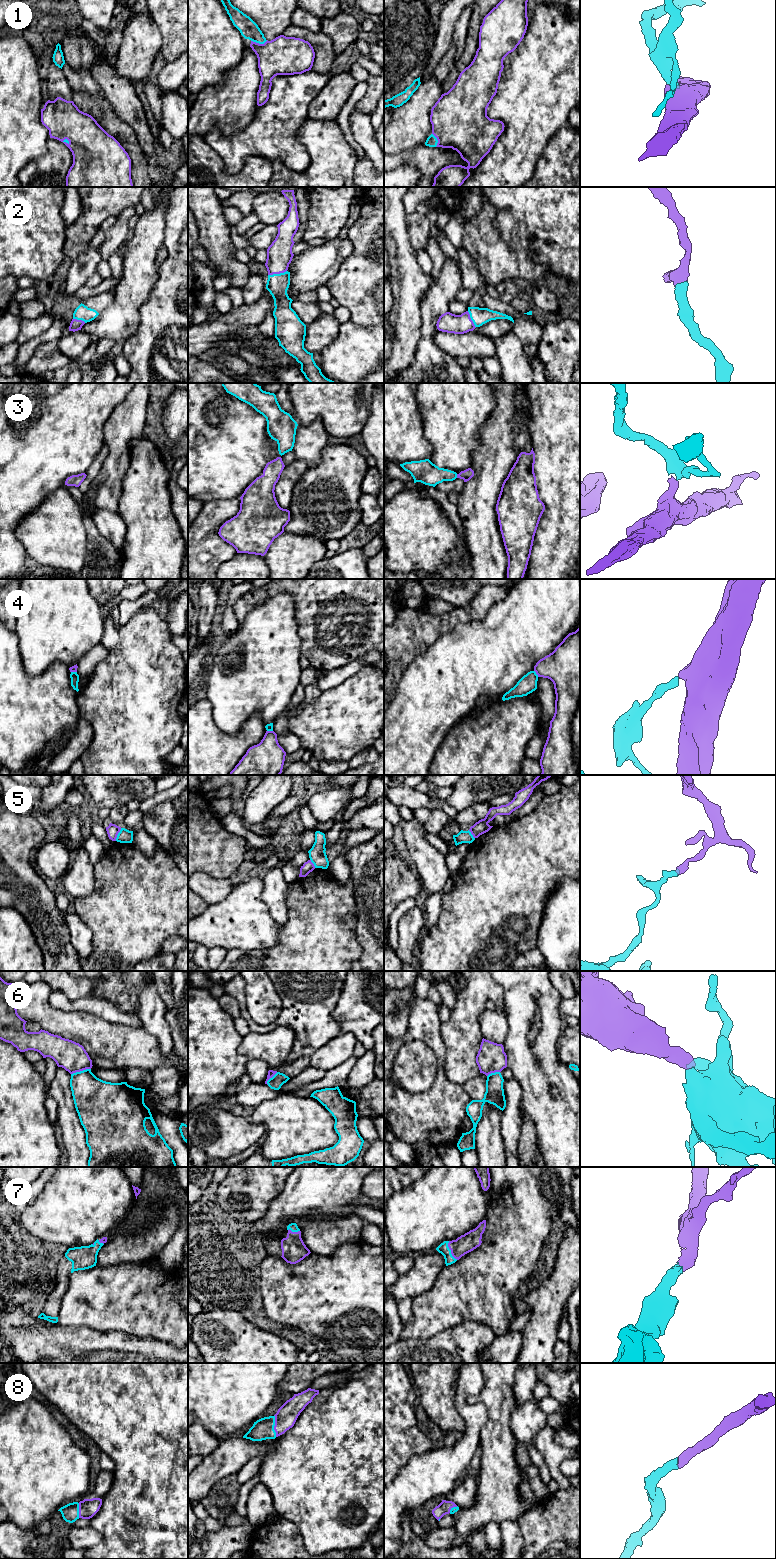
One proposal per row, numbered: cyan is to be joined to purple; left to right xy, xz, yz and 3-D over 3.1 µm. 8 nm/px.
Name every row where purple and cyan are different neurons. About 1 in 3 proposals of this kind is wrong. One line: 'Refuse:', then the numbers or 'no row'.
Refuse: 4, 5, 6

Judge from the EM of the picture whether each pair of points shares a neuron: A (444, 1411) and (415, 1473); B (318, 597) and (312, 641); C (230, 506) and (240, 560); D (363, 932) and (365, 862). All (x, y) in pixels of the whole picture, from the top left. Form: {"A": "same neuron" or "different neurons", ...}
{"A": "different neurons", "B": "same neuron", "C": "different neurons", "D": "same neuron"}

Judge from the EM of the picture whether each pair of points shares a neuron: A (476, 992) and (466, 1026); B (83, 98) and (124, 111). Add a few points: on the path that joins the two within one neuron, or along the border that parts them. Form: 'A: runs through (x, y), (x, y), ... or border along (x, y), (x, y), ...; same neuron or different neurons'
A: runs through (471, 1000), (466, 1011), (466, 1018); same neuron
B: border along (101, 93), (111, 105), (112, 110), (128, 124); different neurons

